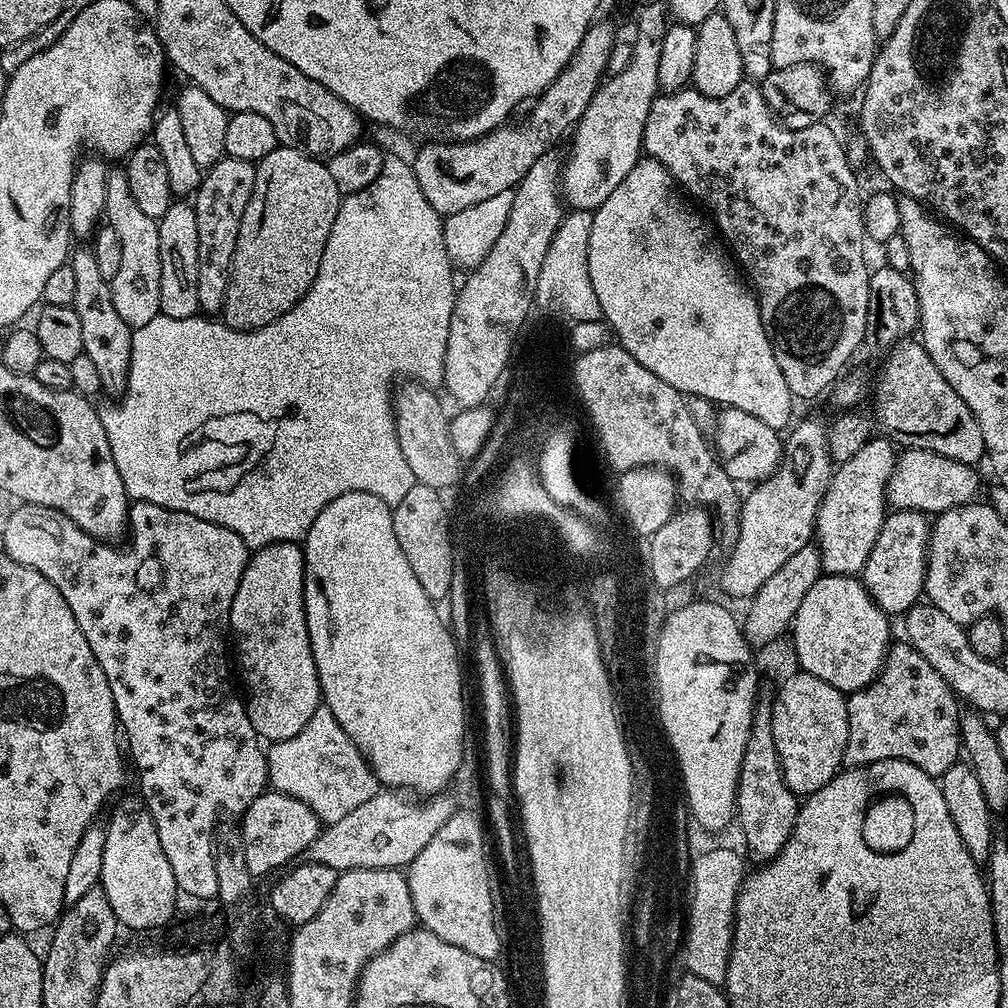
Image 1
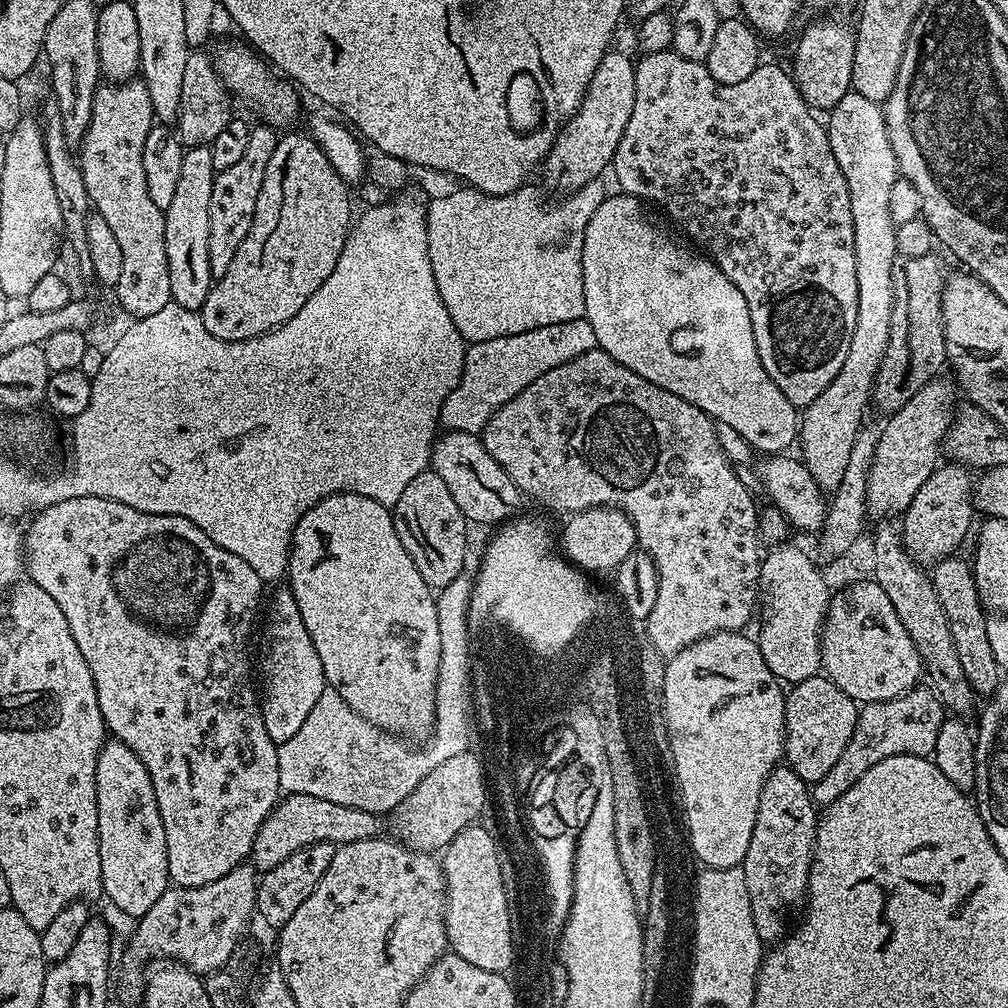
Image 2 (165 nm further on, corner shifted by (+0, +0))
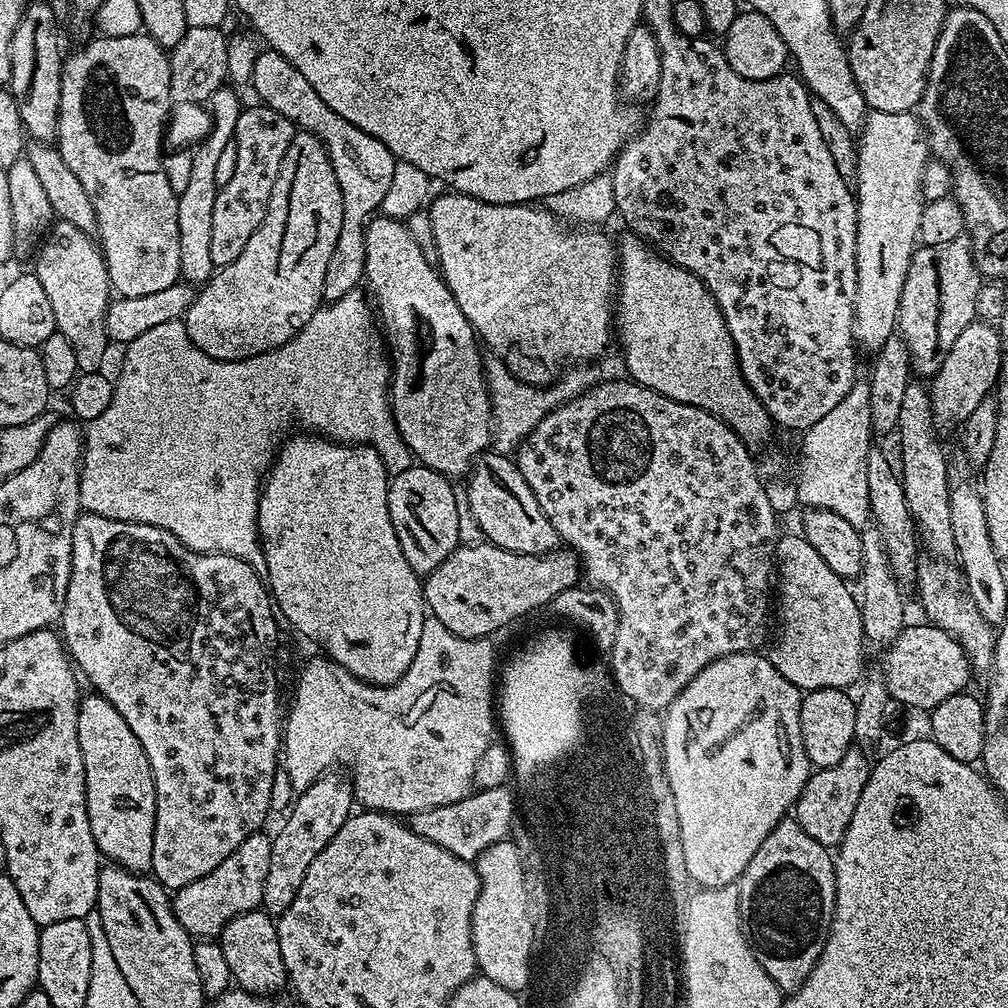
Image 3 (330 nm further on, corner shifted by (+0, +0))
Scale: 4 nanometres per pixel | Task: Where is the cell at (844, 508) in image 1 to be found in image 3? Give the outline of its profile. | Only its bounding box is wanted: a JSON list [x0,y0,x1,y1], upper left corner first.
[930,322,1002,426]

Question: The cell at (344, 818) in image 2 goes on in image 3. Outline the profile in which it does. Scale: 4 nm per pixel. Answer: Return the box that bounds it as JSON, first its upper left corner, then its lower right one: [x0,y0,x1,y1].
[406,787,517,862]

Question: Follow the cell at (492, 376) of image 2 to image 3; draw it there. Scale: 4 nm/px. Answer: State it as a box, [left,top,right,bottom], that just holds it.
[485,358,594,455]

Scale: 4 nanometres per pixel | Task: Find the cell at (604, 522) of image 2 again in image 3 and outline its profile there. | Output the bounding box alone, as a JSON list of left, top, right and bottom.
[423,542,582,640]

